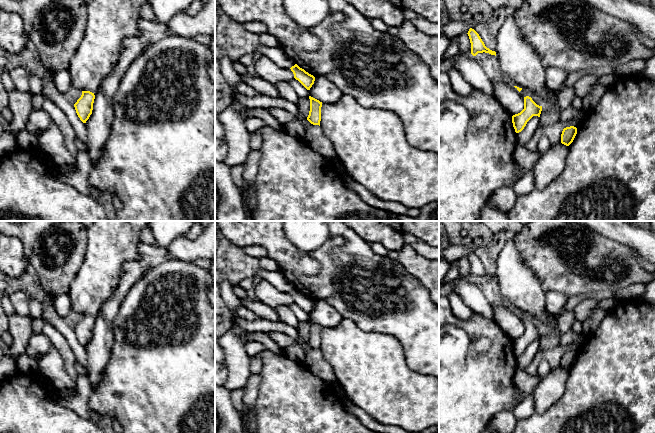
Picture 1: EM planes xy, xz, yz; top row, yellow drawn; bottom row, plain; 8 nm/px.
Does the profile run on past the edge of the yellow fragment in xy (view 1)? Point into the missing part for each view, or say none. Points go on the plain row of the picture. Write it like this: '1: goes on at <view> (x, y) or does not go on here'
1: does not go on here

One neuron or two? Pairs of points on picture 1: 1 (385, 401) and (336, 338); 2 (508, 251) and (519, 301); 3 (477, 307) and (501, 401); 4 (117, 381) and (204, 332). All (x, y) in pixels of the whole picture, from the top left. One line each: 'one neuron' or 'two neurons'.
1: one neuron
2: one neuron
3: two neurons
4: one neuron

